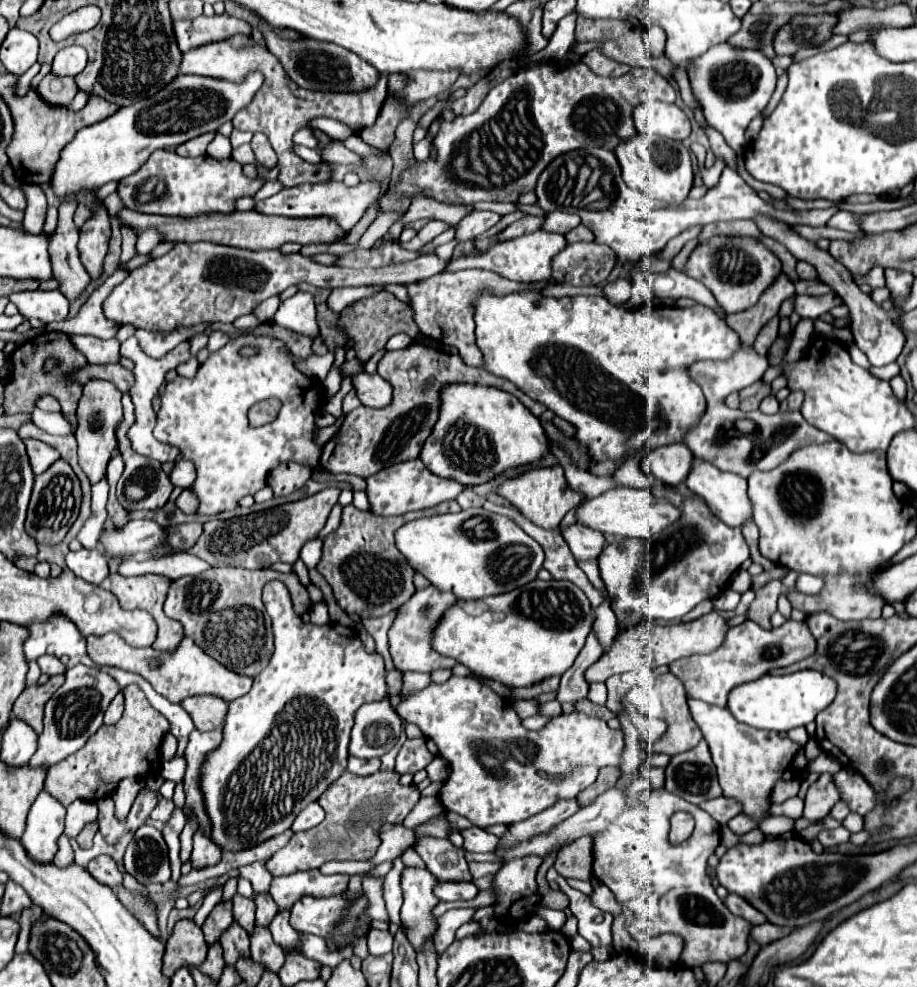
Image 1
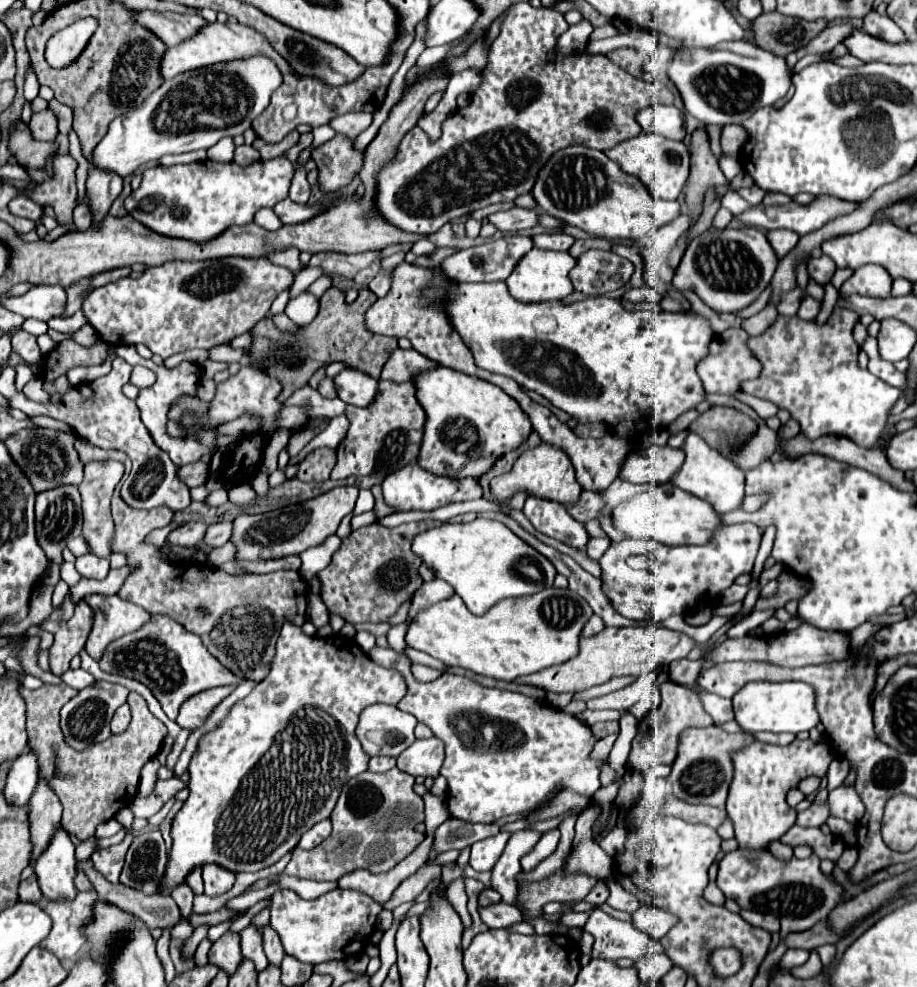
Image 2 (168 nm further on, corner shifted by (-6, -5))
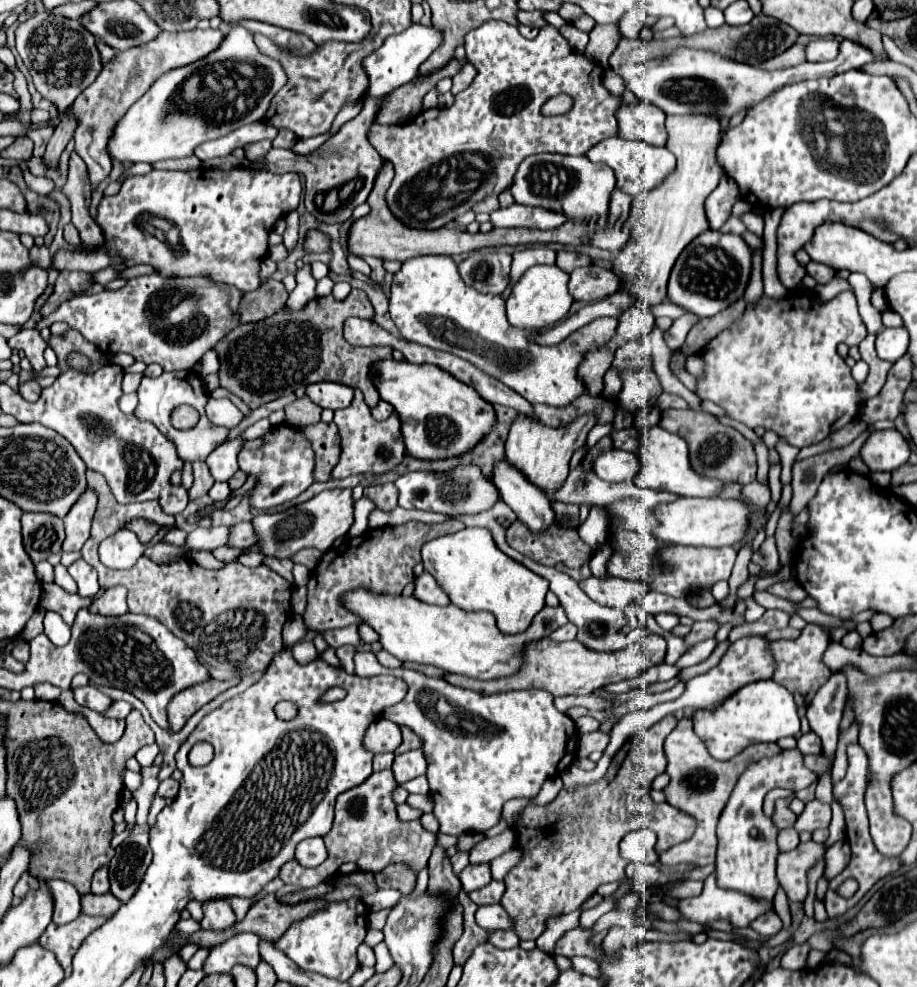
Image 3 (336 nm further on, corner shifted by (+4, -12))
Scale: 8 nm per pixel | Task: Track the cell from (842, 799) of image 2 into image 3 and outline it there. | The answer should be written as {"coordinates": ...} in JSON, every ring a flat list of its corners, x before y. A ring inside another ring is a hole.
{"coordinates":[[812,800,812,802,806,804,804,812,798,816,794,826,796,826,798,832,802,832,802,830,814,832,818,828,828,828,830,826,830,818,832,818,830,806,820,802,820,800]]}

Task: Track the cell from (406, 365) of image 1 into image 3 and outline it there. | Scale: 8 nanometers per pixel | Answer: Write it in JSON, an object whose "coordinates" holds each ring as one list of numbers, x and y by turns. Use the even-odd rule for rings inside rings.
{"coordinates":[[360,390,354,392,352,406,344,410,334,412,334,422,340,432,340,460,332,470,332,478,348,478,350,474,384,474,394,470,406,454,404,438,402,438,402,426,396,412,390,414,388,420,376,422,370,416,370,410,364,402,364,394]]}

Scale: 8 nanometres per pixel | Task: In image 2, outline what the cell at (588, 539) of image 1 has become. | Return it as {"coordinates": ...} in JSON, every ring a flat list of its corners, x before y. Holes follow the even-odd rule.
{"coordinates":[[528,495,522,513,540,533,554,537,566,545,584,549,590,541,584,525,572,519,562,503,550,503,548,499,534,499,534,495]]}

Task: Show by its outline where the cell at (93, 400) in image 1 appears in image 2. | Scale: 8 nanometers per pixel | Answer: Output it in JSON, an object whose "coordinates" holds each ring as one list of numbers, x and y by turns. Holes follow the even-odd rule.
{"coordinates":[[92,461,86,463,84,481,78,487,82,495,82,515,84,515,84,539,90,551,98,557,110,557,110,539,114,535,114,523,110,515,110,497,118,481,122,479,124,465,118,461]]}

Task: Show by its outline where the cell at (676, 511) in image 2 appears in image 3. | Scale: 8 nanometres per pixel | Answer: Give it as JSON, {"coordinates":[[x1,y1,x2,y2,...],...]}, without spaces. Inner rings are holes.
{"coordinates":[[676,498,674,502,658,504,652,510,656,518,656,528,652,530,654,538,664,544,682,544,682,546,732,546,742,540,748,520,752,518,752,508,742,500,724,500,724,498]]}

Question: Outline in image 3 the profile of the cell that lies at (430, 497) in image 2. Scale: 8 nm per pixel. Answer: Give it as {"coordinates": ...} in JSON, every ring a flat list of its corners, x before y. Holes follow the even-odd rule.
{"coordinates":[[458,466,450,472,408,472,400,476,394,486,398,488,398,506,400,508,416,508,416,510,430,510,430,512,442,512,452,516,462,514,480,514,490,510,498,500,498,490,492,484,492,480,484,478,476,466]]}

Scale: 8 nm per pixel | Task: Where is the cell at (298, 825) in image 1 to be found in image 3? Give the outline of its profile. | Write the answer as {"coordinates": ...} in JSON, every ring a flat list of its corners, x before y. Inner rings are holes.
{"coordinates":[[320,836,316,838,308,838,304,842,300,842,300,846,296,846,296,860,302,866,318,866,326,860,326,846,324,840]]}

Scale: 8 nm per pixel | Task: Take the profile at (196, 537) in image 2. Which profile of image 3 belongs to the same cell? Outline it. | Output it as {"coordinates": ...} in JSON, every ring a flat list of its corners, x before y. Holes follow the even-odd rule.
{"coordinates":[[196,526,186,538,186,546,190,550,214,550,218,546,224,546,226,540,228,540,228,526,218,526,218,528]]}

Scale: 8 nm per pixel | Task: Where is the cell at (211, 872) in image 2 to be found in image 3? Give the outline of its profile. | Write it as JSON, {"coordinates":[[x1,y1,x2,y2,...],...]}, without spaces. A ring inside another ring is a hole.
{"coordinates":[[214,898,202,902,202,910,204,910,204,918,200,924,204,930,226,930,236,920,228,898]]}

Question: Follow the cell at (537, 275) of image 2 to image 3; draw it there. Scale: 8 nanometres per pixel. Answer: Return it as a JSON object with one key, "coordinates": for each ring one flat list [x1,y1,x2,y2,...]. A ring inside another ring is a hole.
{"coordinates":[[538,264,528,268,520,280,512,286,512,292,506,300,506,314,508,314,508,322,512,326,520,326,520,328,538,328,544,330,552,324,556,324,560,318,564,318,570,310,570,304,574,302,574,298,568,292,568,274,558,268,556,264,548,266,548,264]]}

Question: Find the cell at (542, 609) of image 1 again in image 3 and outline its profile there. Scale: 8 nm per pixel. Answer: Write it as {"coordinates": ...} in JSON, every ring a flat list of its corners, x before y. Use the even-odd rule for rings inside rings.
{"coordinates":[[368,590,346,594,346,606,370,624,380,634,380,644,386,652,402,662,432,664,444,672,462,674,478,680,496,680,516,674,522,668,522,650,536,640,548,638,556,628,568,624,562,606,544,606,532,624,520,634,502,634,496,620,488,612,464,612,458,606,432,606,414,596,376,596]]}

